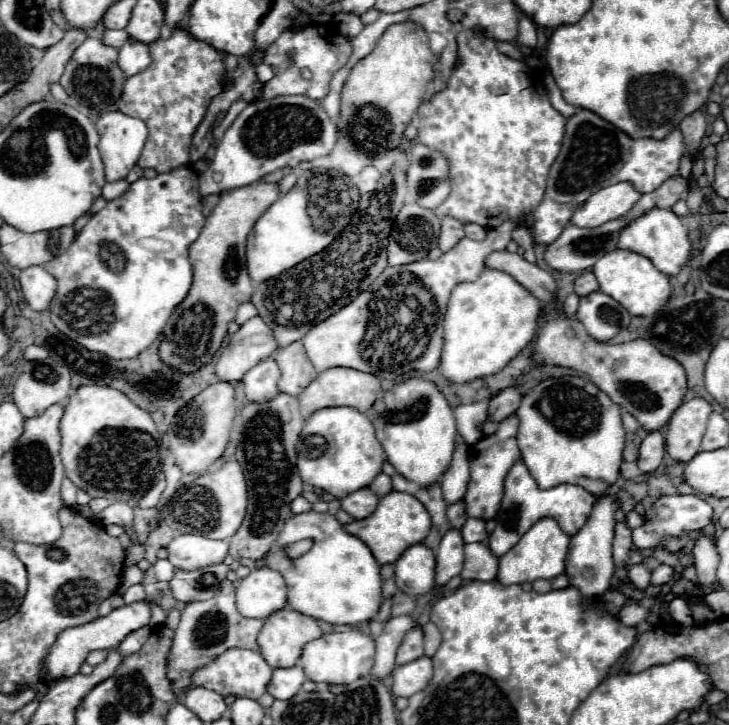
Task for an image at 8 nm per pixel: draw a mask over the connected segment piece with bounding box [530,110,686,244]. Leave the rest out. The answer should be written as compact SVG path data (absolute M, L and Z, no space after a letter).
M578 110L578 114L574 114L566 122L562 150L556 162L552 164L546 196L540 202L540 206L534 210L534 224L530 228L532 238L538 244L552 244L560 236L564 226L570 222L574 210L590 194L598 192L604 186L626 180L632 182L638 192L656 190L664 180L678 176L678 164L684 152L686 148L682 144L682 134L678 128L674 128L664 140L654 140L654 138L632 140L624 132L614 128L610 122L596 116L594 112Z

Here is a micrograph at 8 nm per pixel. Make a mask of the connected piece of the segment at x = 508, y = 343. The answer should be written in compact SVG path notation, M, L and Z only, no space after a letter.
M486 268L476 282L458 284L452 290L444 316L442 374L452 382L462 384L500 372L534 340L540 316L542 302L506 272Z

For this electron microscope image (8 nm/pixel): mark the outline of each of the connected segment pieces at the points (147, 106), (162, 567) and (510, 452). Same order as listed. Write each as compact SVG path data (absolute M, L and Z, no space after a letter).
M174 30L168 40L152 42L150 54L152 64L126 80L118 100L118 110L144 120L148 126L148 140L138 166L154 168L156 172L170 172L190 164L192 134L202 122L210 100L222 92L222 76L226 68L218 50L192 38L186 30Z
M158 560L152 568L154 568L156 578L158 578L158 580L164 580L164 582L168 582L168 580L174 576L174 570L176 570L168 560Z
M512 414L506 420L498 424L498 430L490 436L482 436L476 444L470 446L468 456L470 456L470 482L464 494L466 502L466 512L468 516L482 518L482 520L492 520L500 508L500 500L504 496L504 478L510 472L510 468L522 458L520 448L516 442L518 434L518 416Z

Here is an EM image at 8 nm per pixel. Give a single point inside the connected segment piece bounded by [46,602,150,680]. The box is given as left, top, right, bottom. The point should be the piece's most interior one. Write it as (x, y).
(73, 645)

